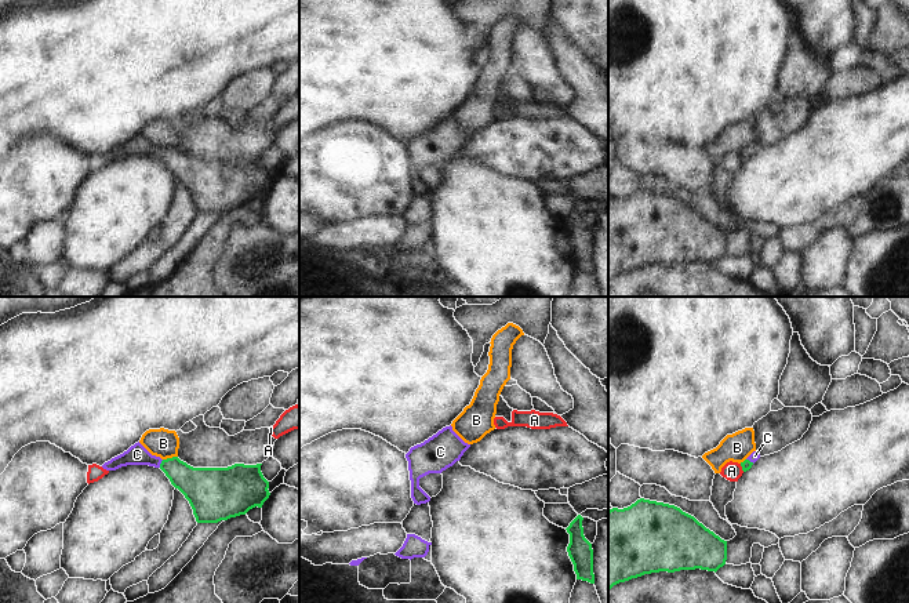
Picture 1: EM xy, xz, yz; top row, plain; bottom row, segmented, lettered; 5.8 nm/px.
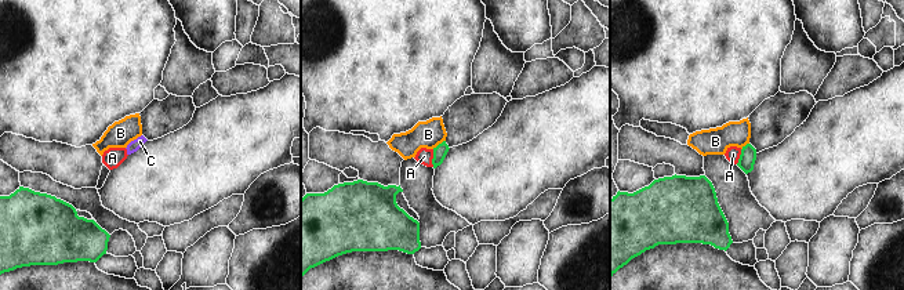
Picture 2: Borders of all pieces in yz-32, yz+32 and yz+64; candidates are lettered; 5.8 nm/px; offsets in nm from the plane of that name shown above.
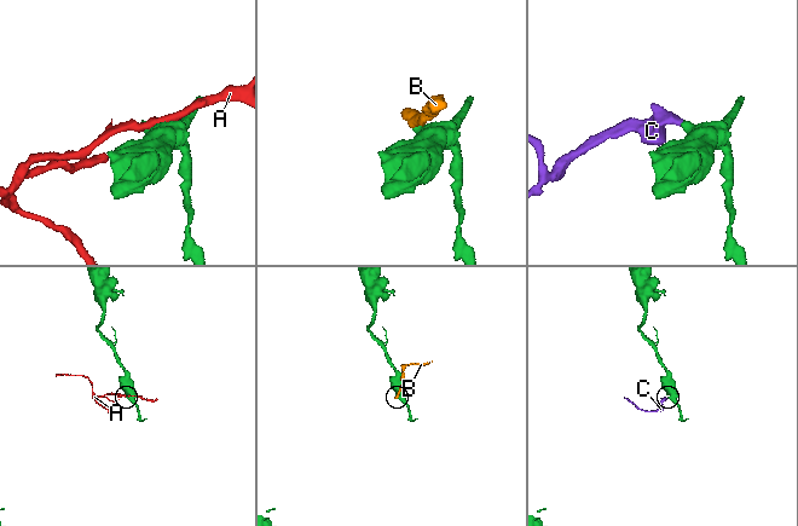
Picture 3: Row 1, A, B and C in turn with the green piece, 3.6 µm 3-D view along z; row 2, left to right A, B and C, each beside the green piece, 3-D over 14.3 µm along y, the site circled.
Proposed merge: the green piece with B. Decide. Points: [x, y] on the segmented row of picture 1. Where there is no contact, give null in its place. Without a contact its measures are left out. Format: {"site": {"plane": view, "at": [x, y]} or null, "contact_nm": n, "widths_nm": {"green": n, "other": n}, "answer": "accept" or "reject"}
{"site": {"plane": "xy", "at": [170, 458]}, "contact_nm": 90, "widths_nm": {"green": 220, "other": 170}, "answer": "reject"}

